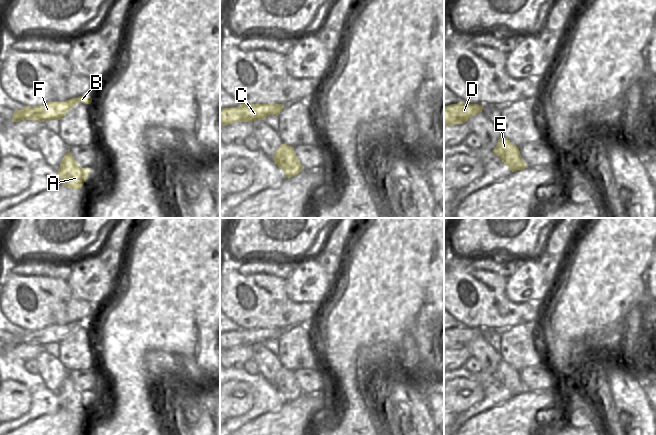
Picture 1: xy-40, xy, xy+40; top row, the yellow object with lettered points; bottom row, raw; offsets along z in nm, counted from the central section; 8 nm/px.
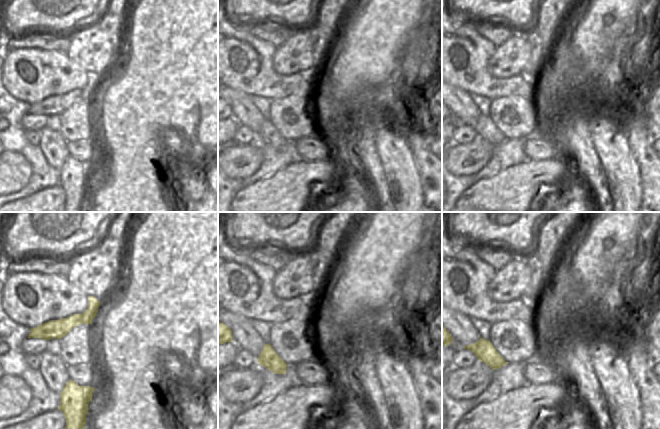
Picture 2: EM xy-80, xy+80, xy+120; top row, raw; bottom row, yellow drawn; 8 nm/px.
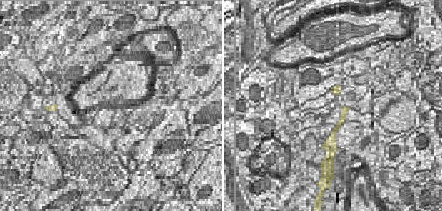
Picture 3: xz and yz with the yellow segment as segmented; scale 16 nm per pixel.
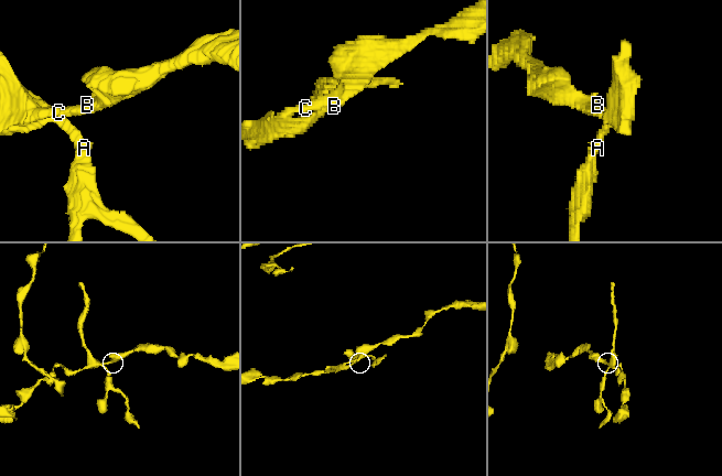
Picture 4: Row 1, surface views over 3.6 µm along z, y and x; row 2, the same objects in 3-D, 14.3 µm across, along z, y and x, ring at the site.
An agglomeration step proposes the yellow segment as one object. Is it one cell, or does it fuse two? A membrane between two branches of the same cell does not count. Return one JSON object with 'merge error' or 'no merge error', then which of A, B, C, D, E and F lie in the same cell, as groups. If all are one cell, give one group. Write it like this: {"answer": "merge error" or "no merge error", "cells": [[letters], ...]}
{"answer": "no merge error", "cells": [["A", "B", "C", "D", "E", "F"]]}

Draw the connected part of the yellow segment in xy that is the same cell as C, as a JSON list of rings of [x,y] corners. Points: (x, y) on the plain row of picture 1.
[[[242,328],[235,332],[223,332],[220,334],[220,350],[264,344],[271,338],[278,340],[283,331],[284,328]]]

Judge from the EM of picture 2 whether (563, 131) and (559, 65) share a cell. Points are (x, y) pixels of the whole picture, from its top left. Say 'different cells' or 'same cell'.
different cells

